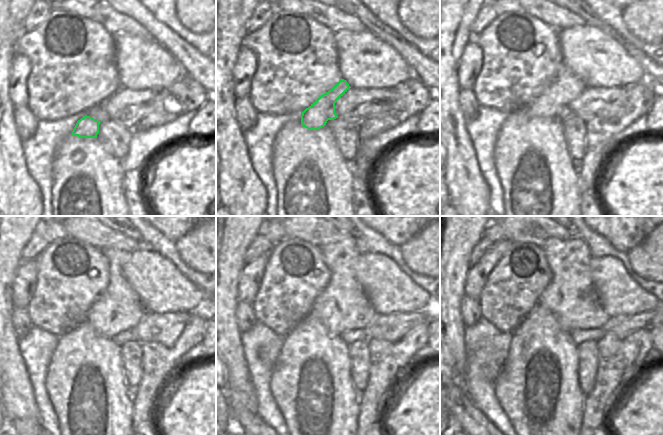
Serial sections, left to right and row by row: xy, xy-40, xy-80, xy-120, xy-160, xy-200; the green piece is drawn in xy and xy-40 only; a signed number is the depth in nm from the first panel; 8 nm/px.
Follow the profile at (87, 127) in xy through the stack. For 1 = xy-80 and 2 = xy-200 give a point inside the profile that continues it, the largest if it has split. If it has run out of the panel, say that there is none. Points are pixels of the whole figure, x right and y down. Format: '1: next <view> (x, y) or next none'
1: next xy-80 (567, 86)
2: next xy-200 (570, 295)

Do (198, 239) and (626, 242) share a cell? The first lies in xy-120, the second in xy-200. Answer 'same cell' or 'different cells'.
different cells

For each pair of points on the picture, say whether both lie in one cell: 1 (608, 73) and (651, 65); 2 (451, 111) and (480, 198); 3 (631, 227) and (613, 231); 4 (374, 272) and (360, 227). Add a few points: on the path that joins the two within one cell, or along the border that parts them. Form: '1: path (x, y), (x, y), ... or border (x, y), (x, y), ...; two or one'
1: border (627, 50), (642, 67), (647, 79); two
2: path (452, 133), (460, 151), (462, 176); one
3: path (627, 229), (617, 230); one
4: border (364, 250), (383, 253), (391, 257); two

